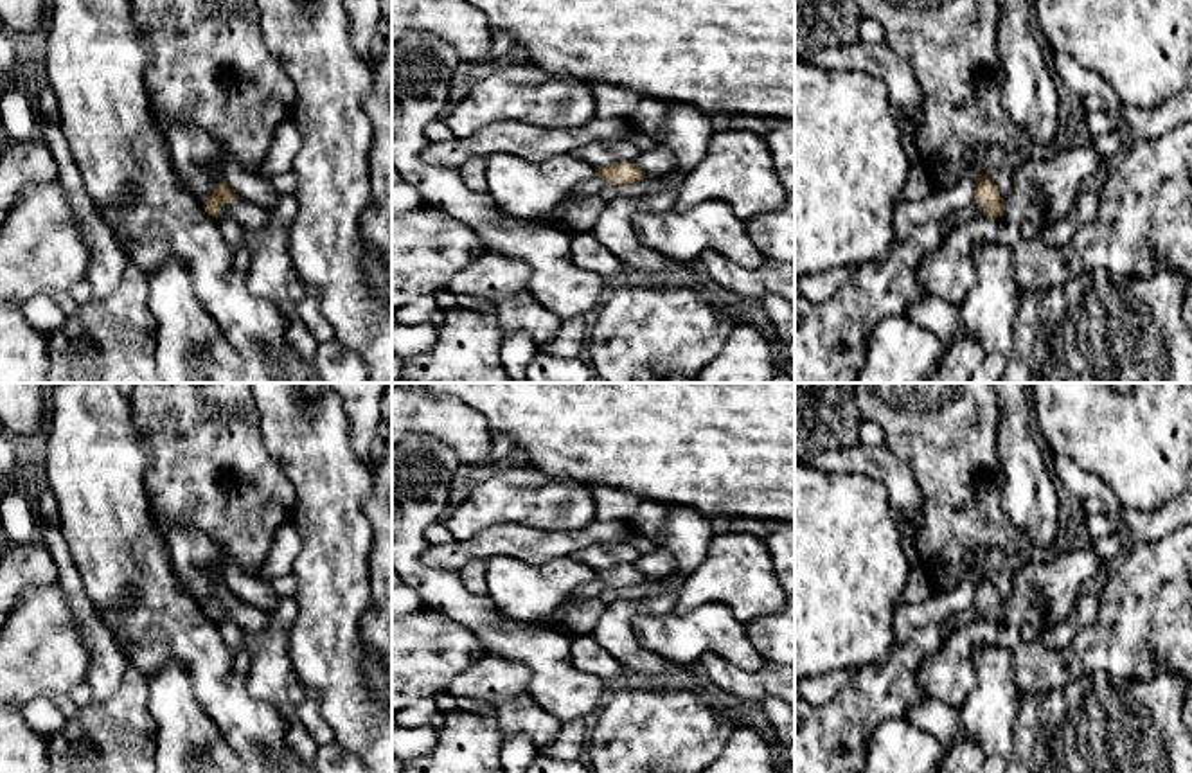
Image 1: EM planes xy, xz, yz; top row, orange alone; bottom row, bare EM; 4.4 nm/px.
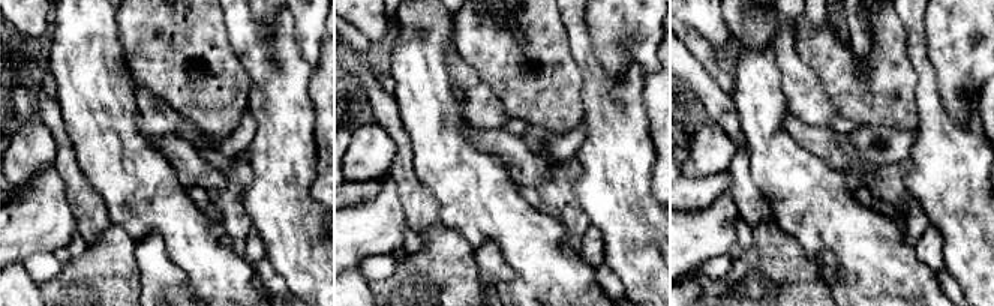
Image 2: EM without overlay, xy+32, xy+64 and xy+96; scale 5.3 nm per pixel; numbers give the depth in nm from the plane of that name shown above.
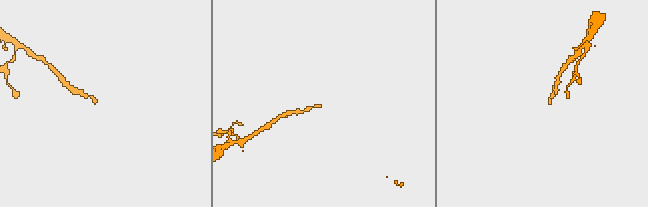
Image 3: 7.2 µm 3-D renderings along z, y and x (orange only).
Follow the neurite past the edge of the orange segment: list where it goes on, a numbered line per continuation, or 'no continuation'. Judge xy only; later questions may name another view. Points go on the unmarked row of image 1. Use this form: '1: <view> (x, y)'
1: xy (252, 621)

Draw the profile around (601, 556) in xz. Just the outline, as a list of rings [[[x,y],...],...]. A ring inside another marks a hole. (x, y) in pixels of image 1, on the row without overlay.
[[[624,539],[615,543],[590,545],[586,548],[575,550],[570,557],[599,572],[609,566],[631,564],[640,555],[642,552],[635,546],[635,543]]]

